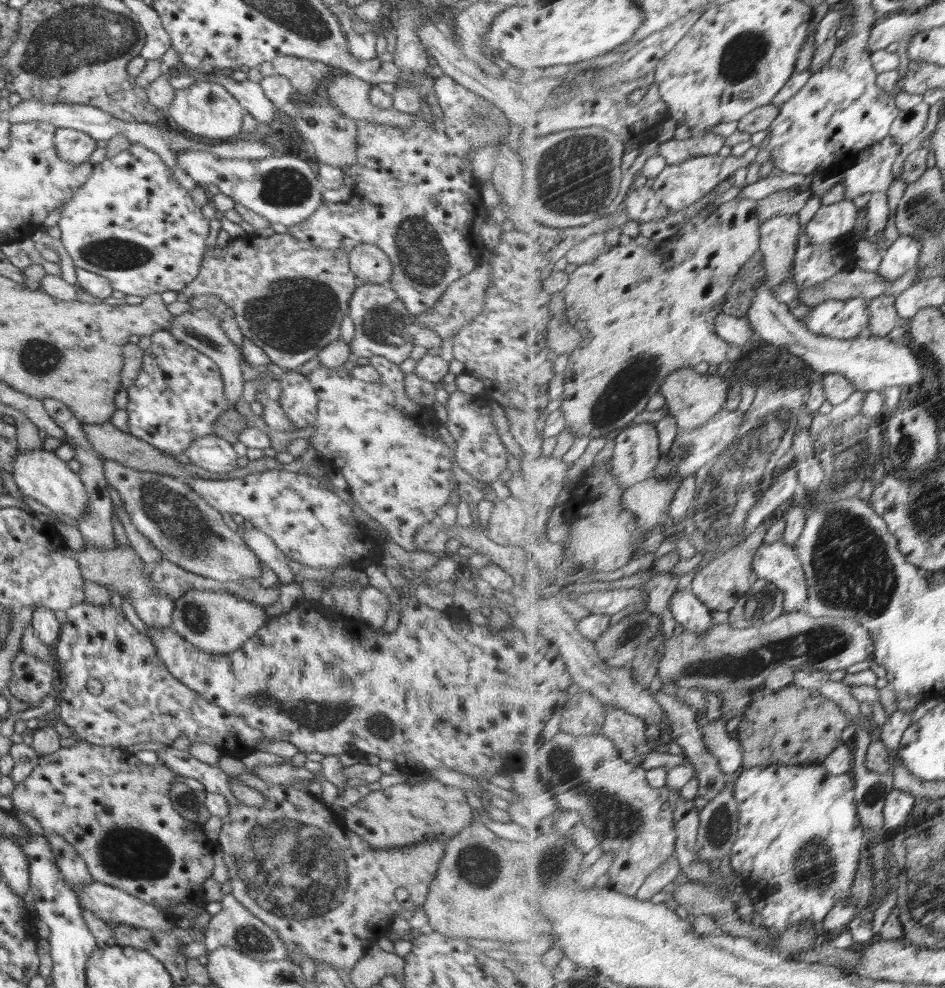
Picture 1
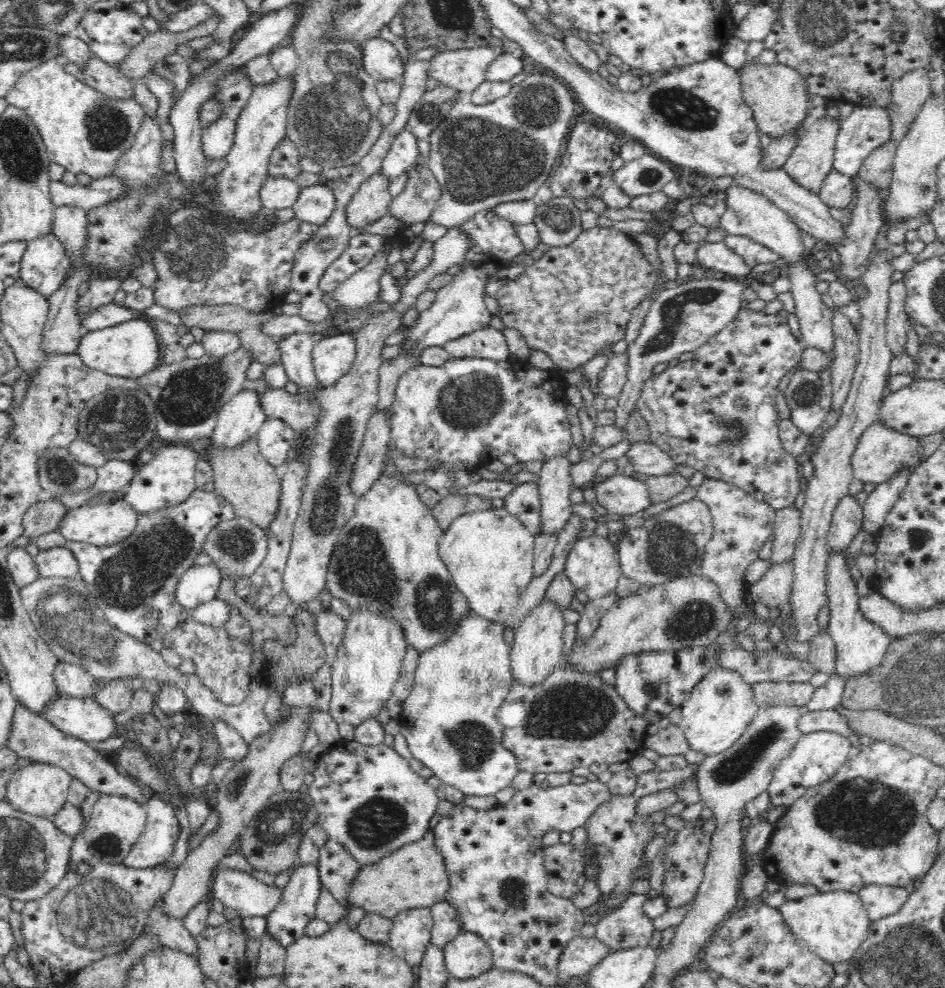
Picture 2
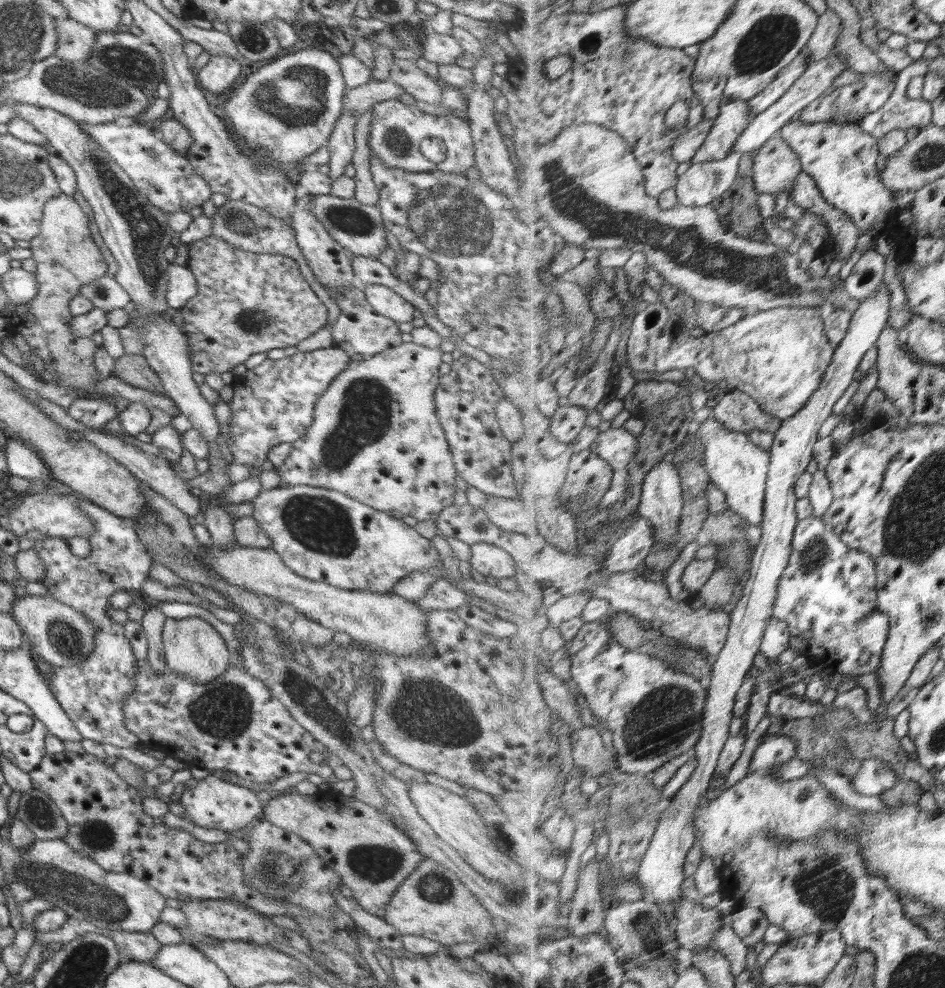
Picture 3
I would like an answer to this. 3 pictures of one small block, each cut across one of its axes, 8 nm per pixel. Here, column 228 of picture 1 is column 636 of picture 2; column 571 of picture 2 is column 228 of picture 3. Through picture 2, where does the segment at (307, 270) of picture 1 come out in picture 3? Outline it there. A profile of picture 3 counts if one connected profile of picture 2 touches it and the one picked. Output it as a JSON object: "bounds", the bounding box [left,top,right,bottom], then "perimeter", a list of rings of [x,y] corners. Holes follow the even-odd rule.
{"bounds":[180,236,328,374],"perimeter":[[[206,236],[189,246],[187,266],[196,277],[196,296],[180,309],[192,370],[198,374],[229,371],[252,354],[296,346],[328,323],[328,310],[312,290],[294,259],[275,253],[254,253]]]}

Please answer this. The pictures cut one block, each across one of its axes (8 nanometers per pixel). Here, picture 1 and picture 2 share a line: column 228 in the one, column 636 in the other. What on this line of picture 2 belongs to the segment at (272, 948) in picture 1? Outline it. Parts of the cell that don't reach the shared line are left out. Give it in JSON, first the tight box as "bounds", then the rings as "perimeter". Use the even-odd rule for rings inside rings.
{"bounds":[595,894,656,951],"perimeter":[[[646,894],[630,895],[622,906],[597,922],[595,938],[601,940],[612,951],[648,946],[654,931],[656,931],[652,919],[644,913],[644,902],[648,899]]]}

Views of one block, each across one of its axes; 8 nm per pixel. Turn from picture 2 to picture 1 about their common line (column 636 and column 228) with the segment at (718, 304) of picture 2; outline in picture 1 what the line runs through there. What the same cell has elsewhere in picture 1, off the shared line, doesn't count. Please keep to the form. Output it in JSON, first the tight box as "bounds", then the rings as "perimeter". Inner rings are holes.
{"bounds":[167,309,245,408],"perimeter":[[[190,309],[188,312],[180,314],[180,316],[172,315],[172,326],[167,331],[180,342],[195,348],[217,364],[218,370],[221,372],[222,382],[224,383],[224,394],[231,404],[231,408],[234,408],[235,404],[242,397],[245,383],[242,370],[240,369],[241,352],[238,346],[228,339],[224,330],[220,327],[220,320],[214,314],[210,314],[210,309]]]}

